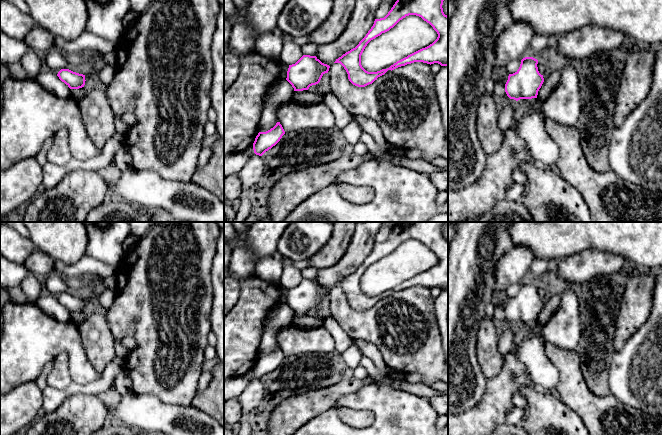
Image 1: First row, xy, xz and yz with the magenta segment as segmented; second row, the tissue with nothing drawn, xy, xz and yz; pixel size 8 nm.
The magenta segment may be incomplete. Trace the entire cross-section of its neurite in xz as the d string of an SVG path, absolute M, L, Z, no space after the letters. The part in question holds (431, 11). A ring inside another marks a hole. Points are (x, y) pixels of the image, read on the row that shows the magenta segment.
M397 0L384 18L375 19L373 26L359 44L336 59L334 63L340 63L346 70L349 81L358 87L372 84L388 70L392 71L414 62L423 62L430 65L438 63L441 66L448 66L448 16L443 12L443 1ZM409 15L419 16L429 23L437 32L437 39L429 46L397 61L387 69L377 72L366 71L361 65L361 55L367 44L382 33L389 31L400 20Z

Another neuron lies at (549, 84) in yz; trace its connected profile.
M560 70L553 71L546 79L538 91L537 99L544 101L549 97L560 80Z

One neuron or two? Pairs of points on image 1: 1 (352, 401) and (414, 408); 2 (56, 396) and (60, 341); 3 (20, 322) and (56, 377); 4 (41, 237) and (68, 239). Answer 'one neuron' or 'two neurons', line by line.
1: one neuron
2: two neurons
3: two neurons
4: one neuron

